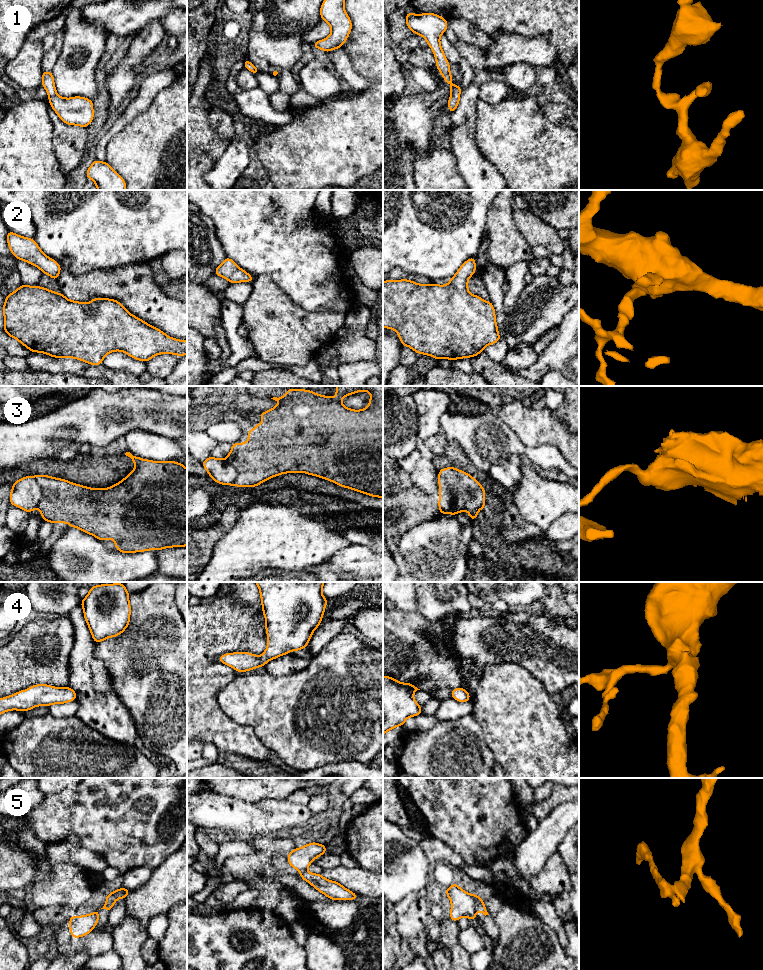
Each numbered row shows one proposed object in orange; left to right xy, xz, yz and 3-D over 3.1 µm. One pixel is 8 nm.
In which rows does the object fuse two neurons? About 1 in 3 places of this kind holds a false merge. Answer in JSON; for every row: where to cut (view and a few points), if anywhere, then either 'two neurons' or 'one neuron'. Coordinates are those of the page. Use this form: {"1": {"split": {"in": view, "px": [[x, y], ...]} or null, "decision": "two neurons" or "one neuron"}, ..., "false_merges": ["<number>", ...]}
{"1": {"split": null, "decision": "one neuron"}, "2": {"split": null, "decision": "one neuron"}, "3": {"split": {"in": "xy", "px": [[34, 477], [41, 492], [38, 506]]}, "decision": "two neurons"}, "4": {"split": null, "decision": "one neuron"}, "5": {"split": {"in": "yz", "px": [[474, 895], [477, 910]]}, "decision": "two neurons"}, "false_merges": ["3", "5"]}

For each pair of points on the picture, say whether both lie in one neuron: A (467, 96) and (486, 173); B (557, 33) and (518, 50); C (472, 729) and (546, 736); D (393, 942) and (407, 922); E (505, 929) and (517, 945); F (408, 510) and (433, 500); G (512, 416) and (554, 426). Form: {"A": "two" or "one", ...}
{"A": "one", "B": "two", "C": "two", "D": "two", "E": "one", "F": "one", "G": "one"}

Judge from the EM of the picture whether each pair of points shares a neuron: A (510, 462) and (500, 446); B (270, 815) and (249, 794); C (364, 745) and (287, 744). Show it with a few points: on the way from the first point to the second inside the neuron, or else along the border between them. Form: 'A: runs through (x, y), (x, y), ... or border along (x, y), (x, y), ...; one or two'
A: border along (519, 455), (509, 455), (495, 463), (488, 470); two
B: border along (235, 797), (248, 802), (281, 800); two
C: runs through (345, 744), (306, 744); one

